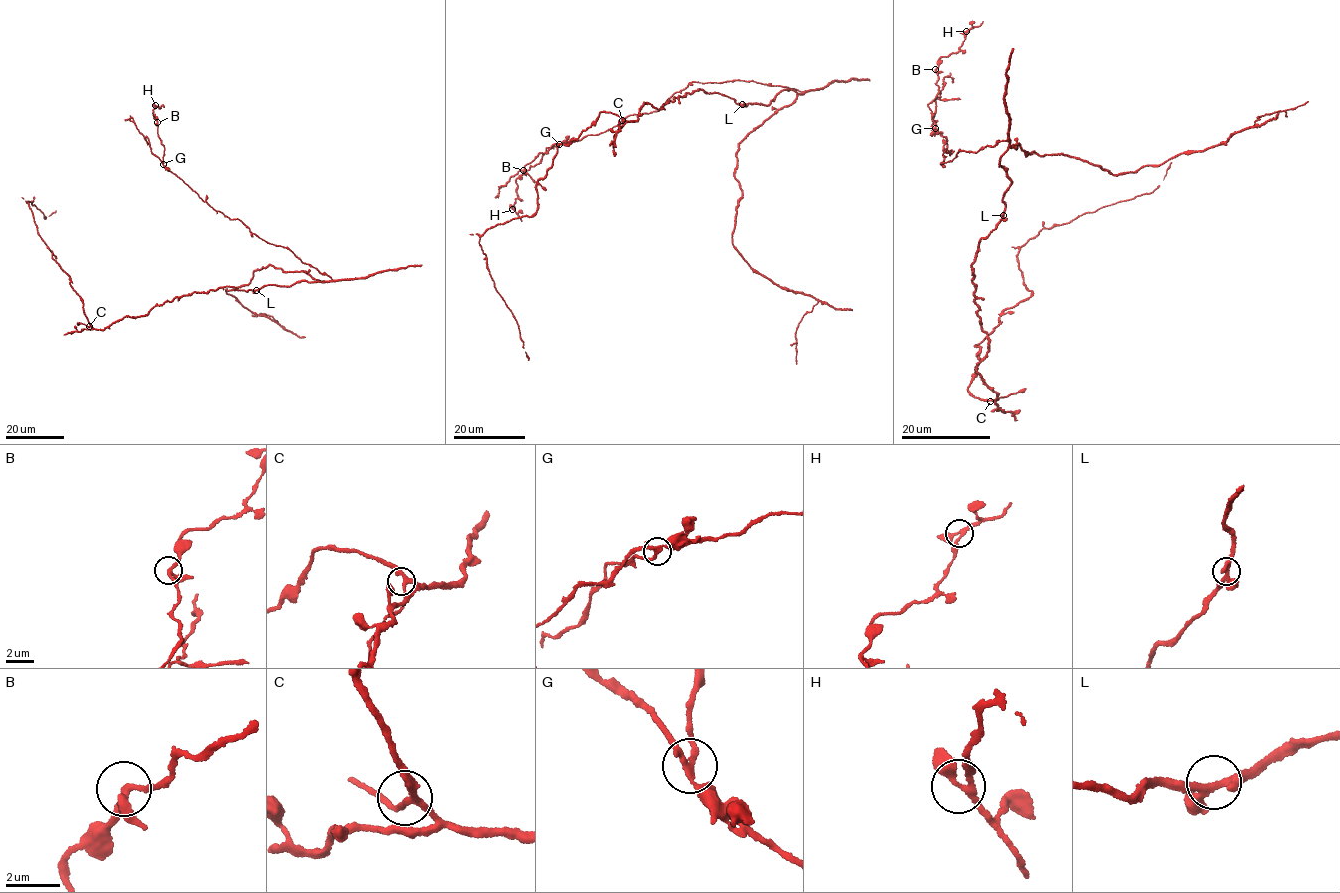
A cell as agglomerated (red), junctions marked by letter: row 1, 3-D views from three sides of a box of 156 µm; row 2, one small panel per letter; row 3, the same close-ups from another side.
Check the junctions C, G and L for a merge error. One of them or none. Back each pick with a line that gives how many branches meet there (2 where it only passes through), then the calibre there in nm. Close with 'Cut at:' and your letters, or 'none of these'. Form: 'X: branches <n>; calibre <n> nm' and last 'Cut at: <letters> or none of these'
G: branches 3; calibre 200 nm
Cut at: G

